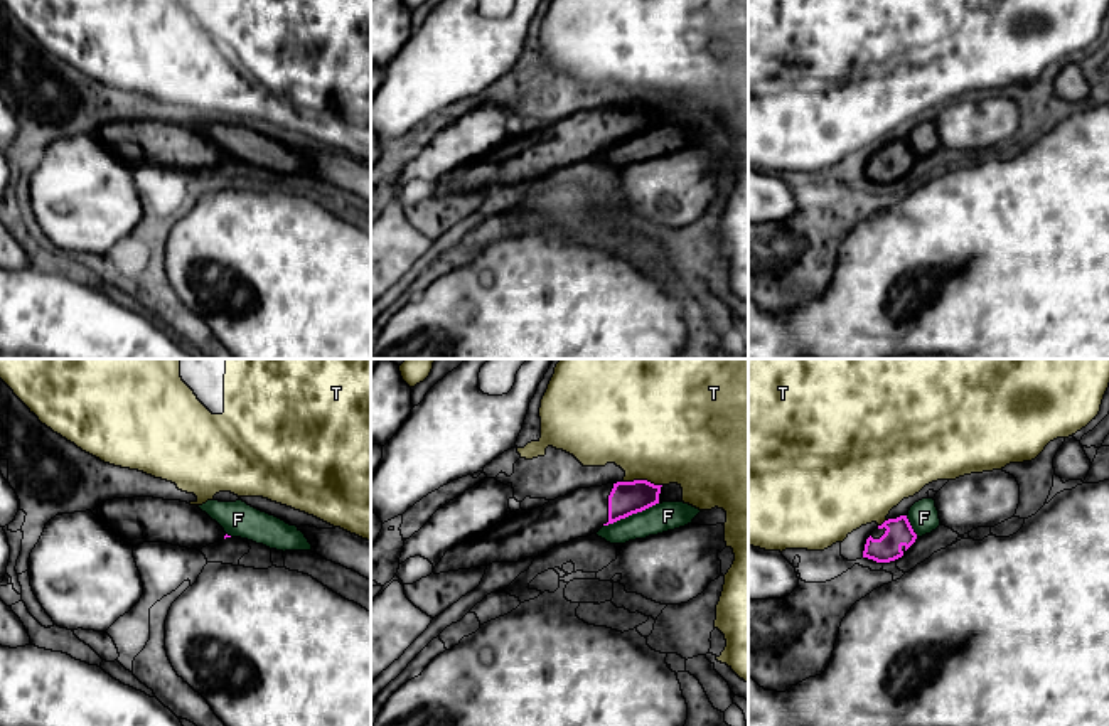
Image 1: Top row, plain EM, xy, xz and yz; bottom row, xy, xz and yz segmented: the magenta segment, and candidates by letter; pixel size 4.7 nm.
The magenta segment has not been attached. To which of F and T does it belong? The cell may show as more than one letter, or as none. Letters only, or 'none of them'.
none of them

